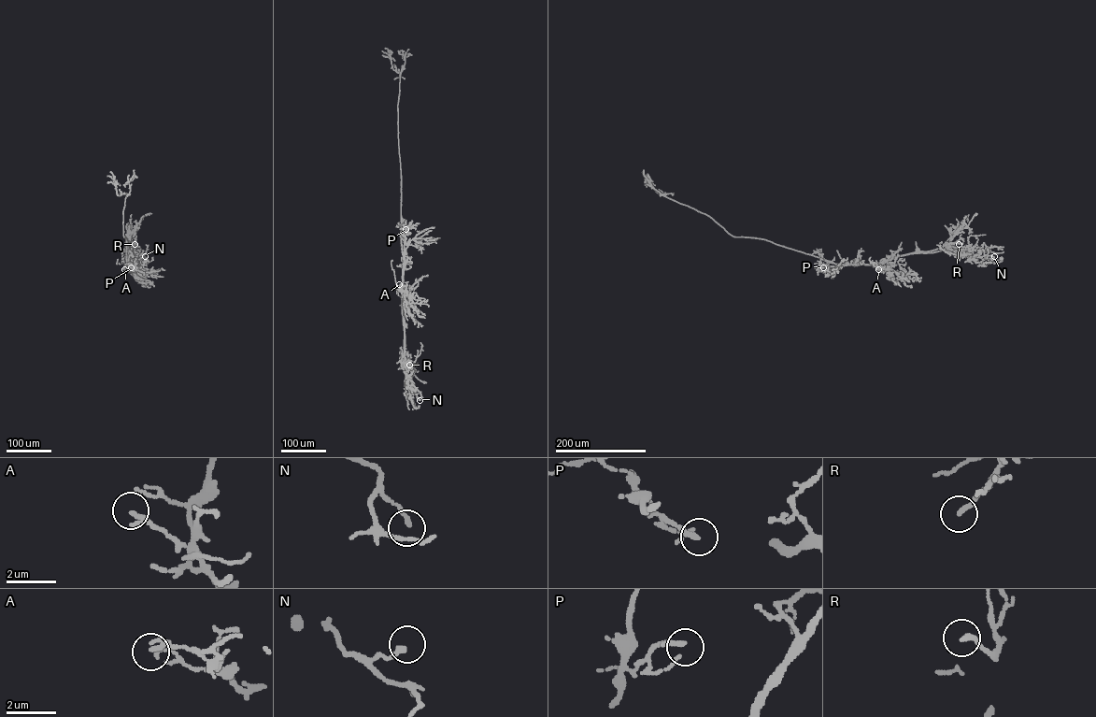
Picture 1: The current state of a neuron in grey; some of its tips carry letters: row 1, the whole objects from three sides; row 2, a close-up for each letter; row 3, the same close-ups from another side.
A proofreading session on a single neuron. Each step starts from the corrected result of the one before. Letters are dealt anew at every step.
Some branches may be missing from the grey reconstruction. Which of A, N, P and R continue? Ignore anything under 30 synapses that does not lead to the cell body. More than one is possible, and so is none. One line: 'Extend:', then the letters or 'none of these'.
Extend: R

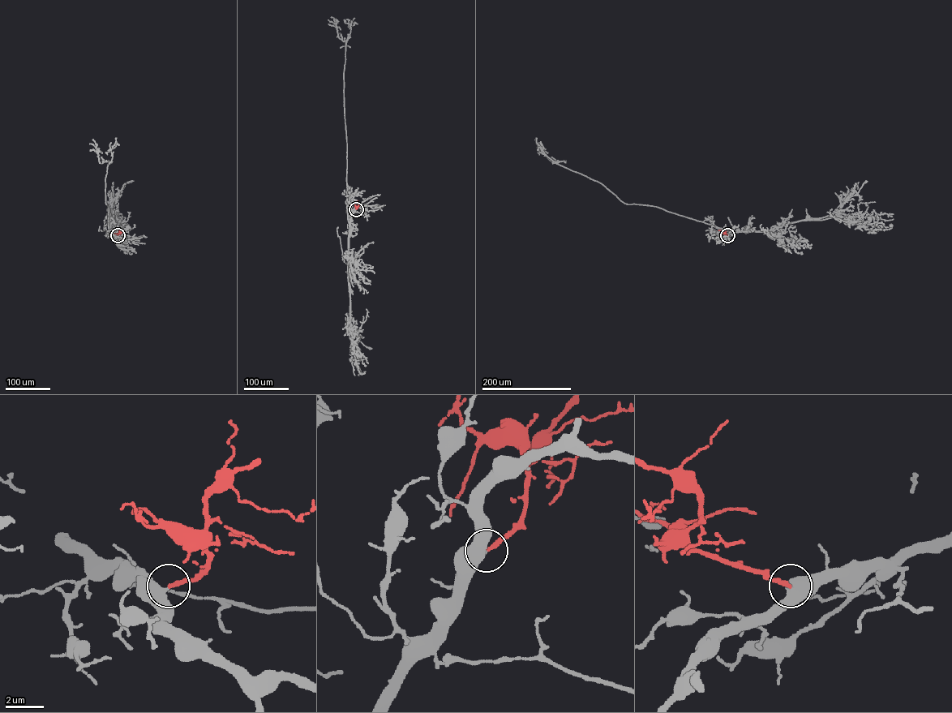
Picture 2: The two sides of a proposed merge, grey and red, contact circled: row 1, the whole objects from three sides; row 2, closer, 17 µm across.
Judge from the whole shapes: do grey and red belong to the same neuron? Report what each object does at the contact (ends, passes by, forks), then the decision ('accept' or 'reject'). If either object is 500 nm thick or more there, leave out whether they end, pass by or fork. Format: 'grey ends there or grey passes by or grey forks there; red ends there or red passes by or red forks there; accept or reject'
accept

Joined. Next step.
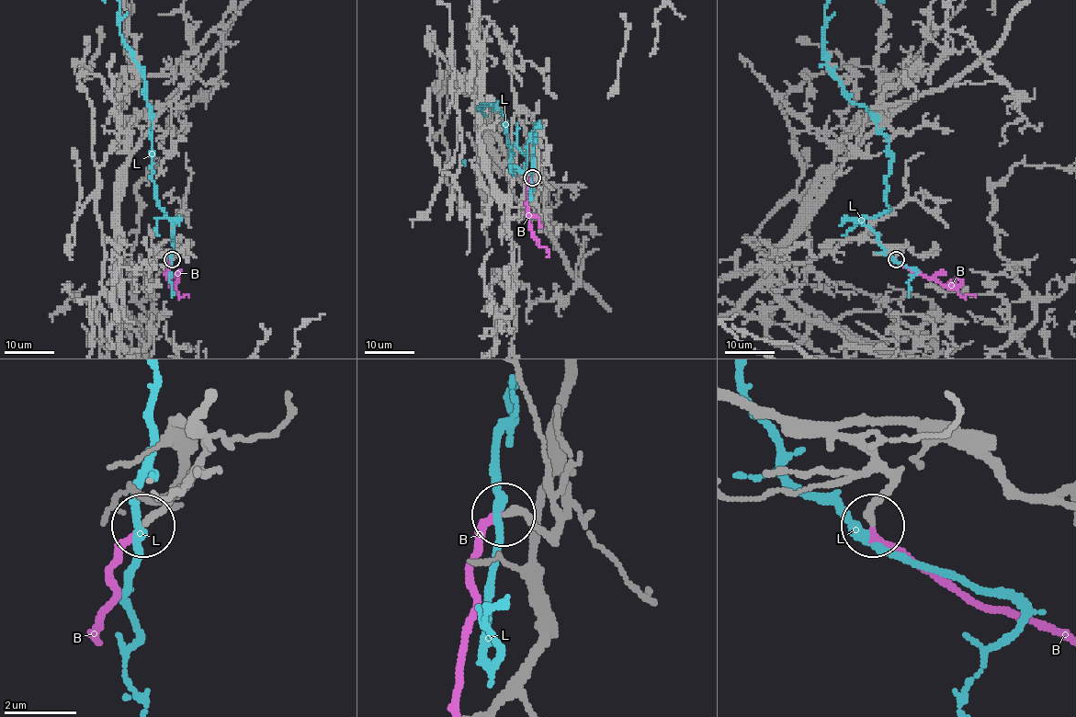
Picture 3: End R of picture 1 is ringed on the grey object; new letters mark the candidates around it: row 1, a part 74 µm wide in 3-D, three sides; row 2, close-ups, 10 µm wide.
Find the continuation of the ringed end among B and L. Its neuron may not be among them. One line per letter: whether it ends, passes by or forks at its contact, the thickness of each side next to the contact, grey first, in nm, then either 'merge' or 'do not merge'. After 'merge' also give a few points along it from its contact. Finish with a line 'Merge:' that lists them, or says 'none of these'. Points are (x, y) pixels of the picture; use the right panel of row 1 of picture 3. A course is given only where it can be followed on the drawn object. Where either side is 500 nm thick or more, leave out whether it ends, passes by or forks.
B: it ends; calibres 200 and 200 nm; merge; course (895, 259), (909, 268), (947, 285), (962, 297), (967, 295), (976, 297)
L: it passes by; calibres 190 and 240 nm; do not merge
Merge: B

